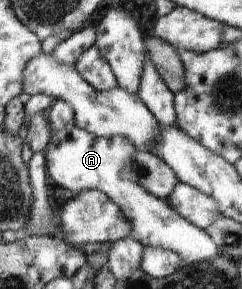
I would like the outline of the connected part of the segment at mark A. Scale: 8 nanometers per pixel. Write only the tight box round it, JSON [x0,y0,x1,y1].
[44,100,219,265]

